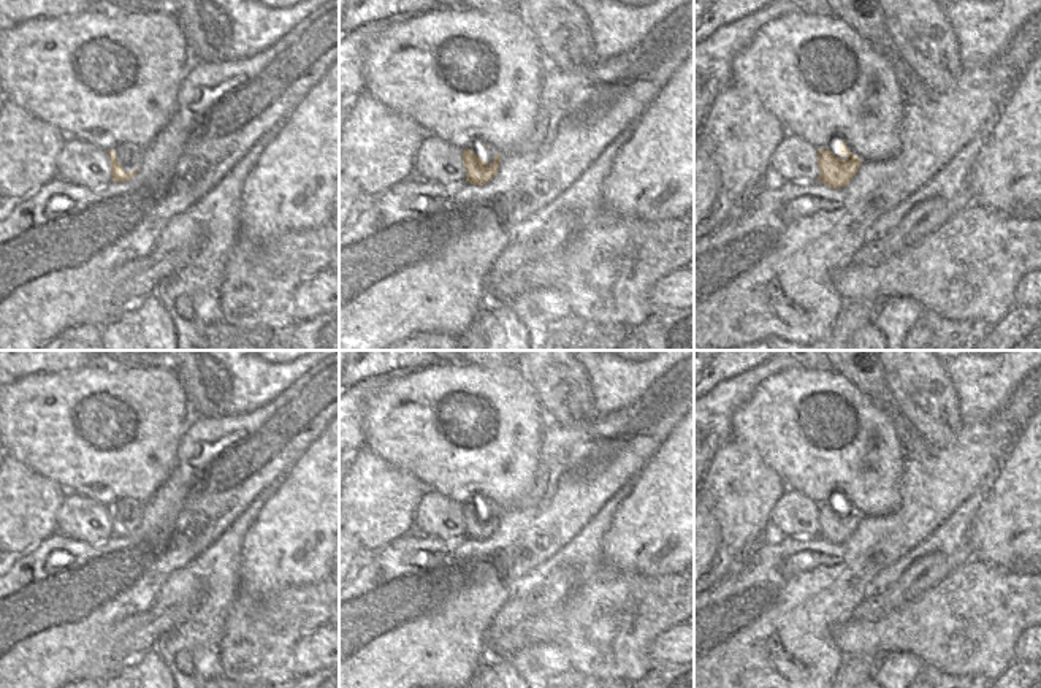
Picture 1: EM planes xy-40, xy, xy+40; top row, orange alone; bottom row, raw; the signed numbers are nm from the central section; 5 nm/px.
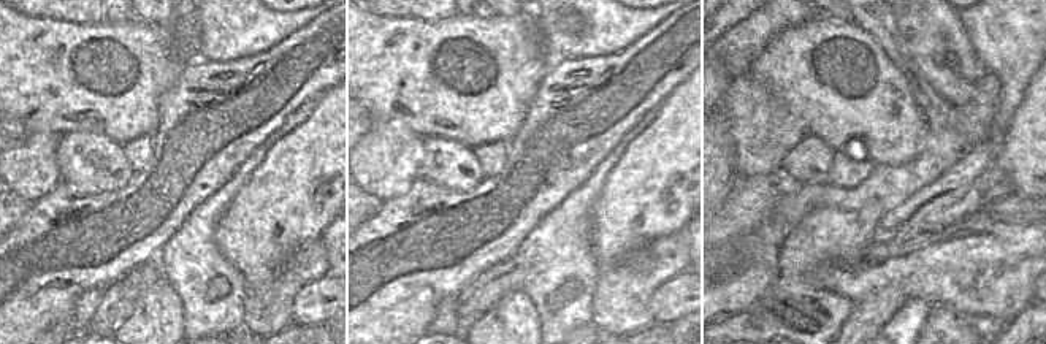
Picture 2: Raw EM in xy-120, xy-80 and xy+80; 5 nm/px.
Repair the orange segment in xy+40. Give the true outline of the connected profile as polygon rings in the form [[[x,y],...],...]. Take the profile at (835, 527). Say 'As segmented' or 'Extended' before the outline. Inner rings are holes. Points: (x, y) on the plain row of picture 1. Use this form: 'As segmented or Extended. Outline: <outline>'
Extended. Outline: [[[845,496],[832,503],[818,506],[818,523],[821,526],[818,537],[832,544],[841,544],[849,539],[862,520]]]

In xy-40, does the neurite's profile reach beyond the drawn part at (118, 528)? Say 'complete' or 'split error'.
split error

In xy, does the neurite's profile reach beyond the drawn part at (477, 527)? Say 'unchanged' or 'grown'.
grown

